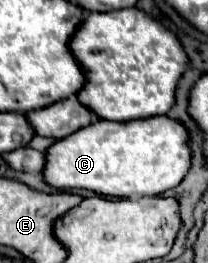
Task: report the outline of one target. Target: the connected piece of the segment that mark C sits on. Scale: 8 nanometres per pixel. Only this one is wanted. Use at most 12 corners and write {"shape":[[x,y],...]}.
{"shape":[[169,116],[97,120],[45,154],[59,190],[159,196],[191,168]]}

